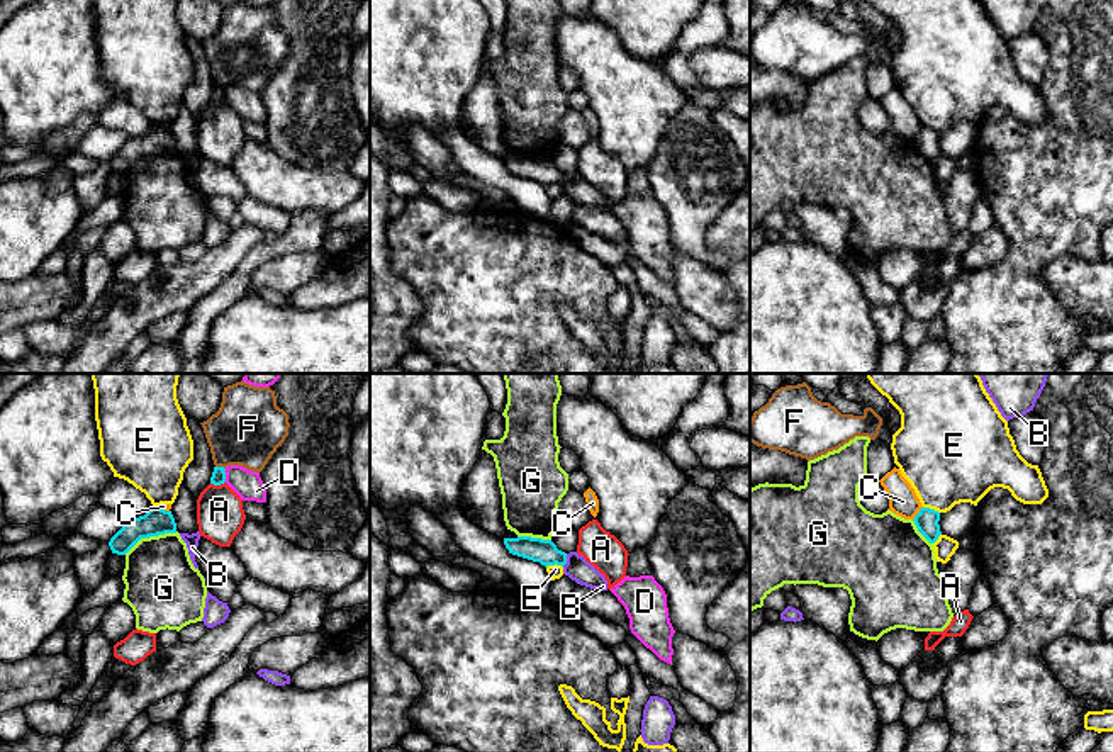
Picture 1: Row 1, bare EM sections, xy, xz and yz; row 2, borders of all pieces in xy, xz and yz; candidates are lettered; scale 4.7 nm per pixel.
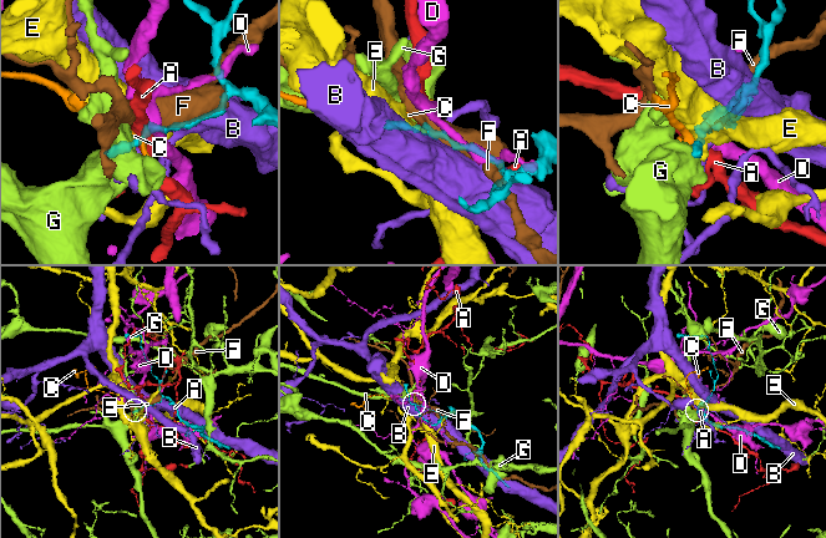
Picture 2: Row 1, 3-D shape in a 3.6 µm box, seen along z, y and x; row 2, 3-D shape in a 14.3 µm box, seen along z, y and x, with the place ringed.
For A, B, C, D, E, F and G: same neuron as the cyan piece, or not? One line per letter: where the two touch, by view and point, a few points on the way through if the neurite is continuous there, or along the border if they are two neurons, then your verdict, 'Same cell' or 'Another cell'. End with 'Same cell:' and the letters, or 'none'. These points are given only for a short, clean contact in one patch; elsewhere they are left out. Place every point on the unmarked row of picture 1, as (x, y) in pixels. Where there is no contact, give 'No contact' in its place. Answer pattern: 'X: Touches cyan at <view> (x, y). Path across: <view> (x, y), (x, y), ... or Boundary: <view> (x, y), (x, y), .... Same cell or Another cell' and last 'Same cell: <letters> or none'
A: Touches cyan at xy (218, 104). Boundary: xy (224, 101), (211, 104). Another cell
B: Touches cyan at xz (565, 180). Another cell
C: Touches cyan at yz (918, 133). Boundary: yz (922, 126), (913, 140). Another cell
D: Touches cyan at xy (224, 95). Another cell
E: Touches cyan at xz (553, 184). Another cell
F: Touches cyan at xy (221, 87). Another cell
G: Touches cyan at xy (150, 155). Boundary: xy (177, 151), (141, 157), (124, 173). Another cell
Same cell: none

